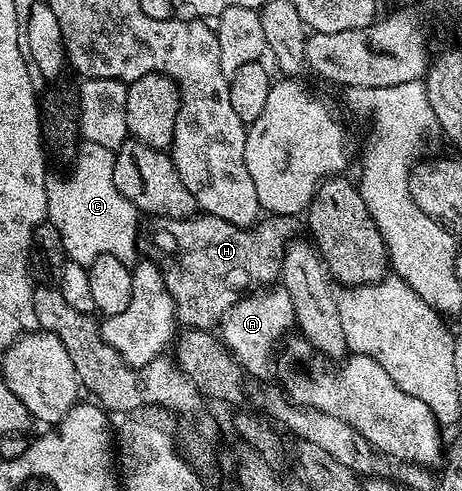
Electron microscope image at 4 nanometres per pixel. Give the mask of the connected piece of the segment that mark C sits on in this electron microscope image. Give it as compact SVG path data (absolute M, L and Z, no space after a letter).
M81 141L76 157L70 162L72 171L65 178L53 177L49 181L46 218L58 228L69 261L86 267L100 255L117 256L129 264L137 261L138 224L142 214L114 184L115 159L115 153L102 148L102 144Z

